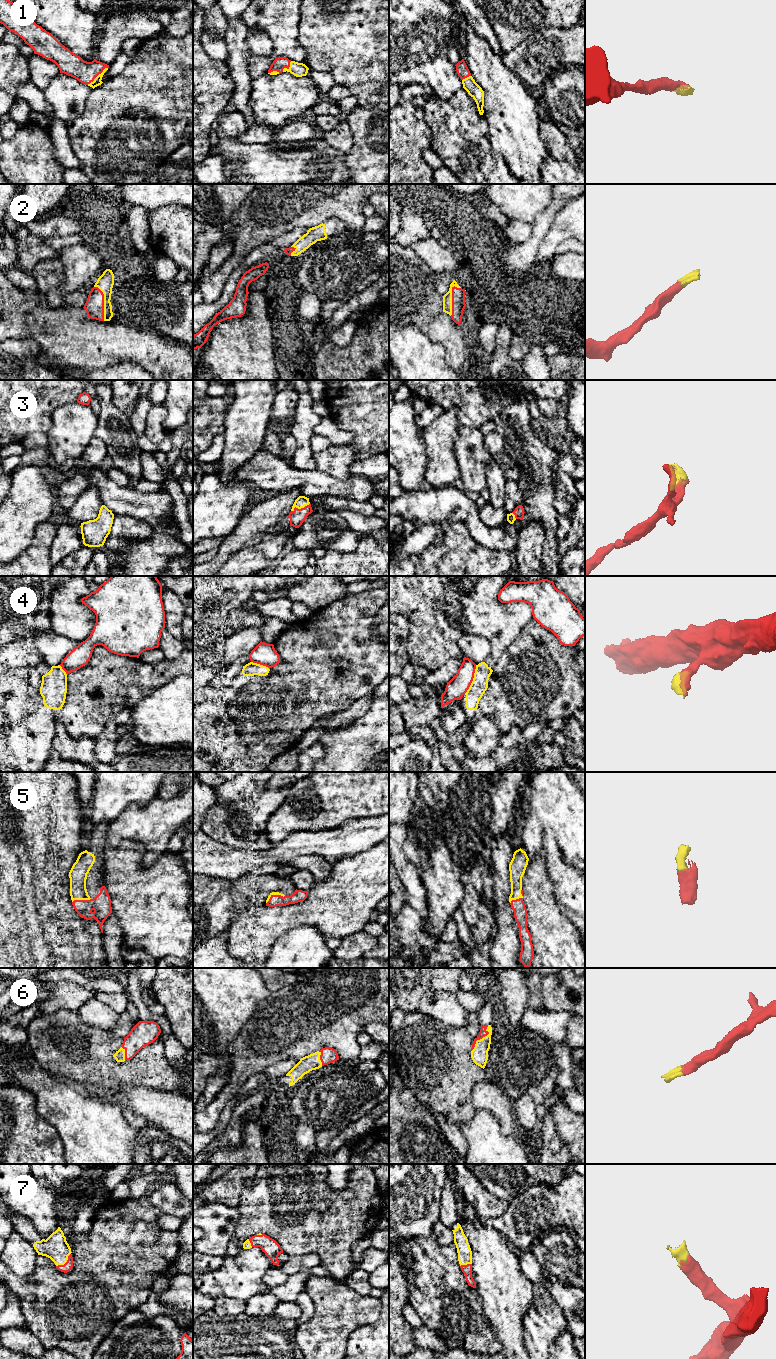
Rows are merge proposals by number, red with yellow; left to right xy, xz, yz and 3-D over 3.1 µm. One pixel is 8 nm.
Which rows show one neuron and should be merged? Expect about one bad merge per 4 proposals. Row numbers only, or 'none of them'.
1, 2, 3, 5, 6, 7

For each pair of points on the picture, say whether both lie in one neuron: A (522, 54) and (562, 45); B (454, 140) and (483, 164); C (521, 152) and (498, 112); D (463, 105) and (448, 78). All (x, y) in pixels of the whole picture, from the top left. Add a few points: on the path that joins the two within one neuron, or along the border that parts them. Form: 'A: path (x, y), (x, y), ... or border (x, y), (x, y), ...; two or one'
A: path (532, 54), (537, 54), (544, 48), (552, 45); one
B: path (461, 146), (476, 161); one
C: path (519, 142), (513, 129), (506, 122); one
D: border (462, 87), (451, 96); two

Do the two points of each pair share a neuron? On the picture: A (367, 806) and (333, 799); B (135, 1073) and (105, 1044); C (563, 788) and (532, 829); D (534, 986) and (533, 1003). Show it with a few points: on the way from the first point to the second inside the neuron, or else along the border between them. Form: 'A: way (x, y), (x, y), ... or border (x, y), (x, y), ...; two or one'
A: way (359, 799), (341, 799); one
B: way (124, 1073), (121, 1073), (105, 1055); one
C: way (554, 798), (554, 801), (537, 819); one
D: way (534, 990), (534, 999); one

